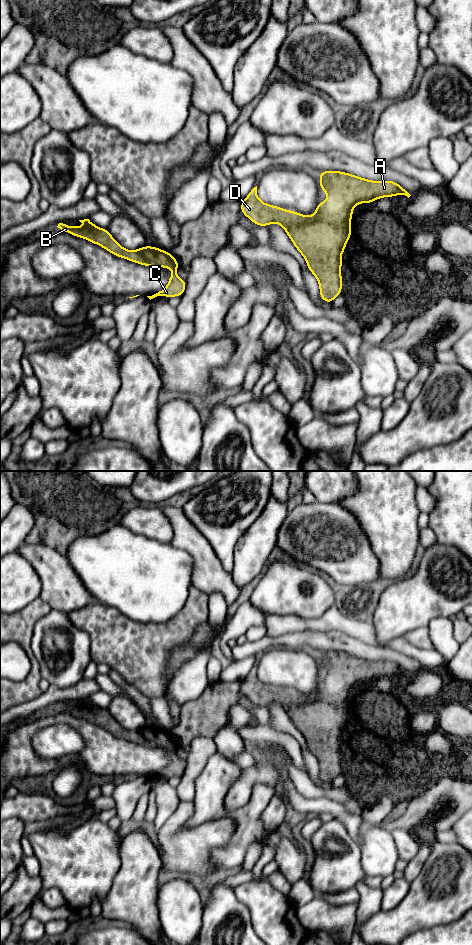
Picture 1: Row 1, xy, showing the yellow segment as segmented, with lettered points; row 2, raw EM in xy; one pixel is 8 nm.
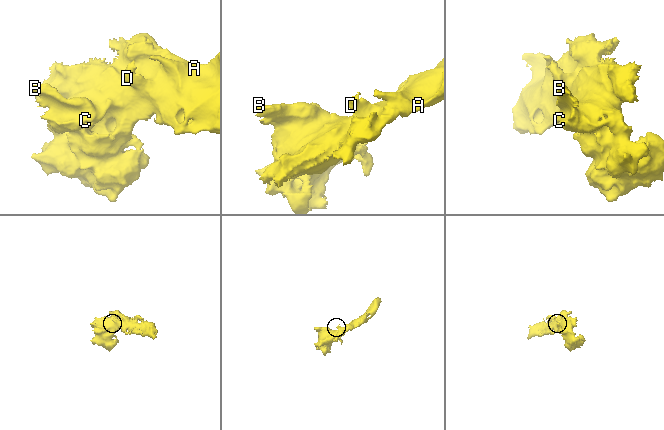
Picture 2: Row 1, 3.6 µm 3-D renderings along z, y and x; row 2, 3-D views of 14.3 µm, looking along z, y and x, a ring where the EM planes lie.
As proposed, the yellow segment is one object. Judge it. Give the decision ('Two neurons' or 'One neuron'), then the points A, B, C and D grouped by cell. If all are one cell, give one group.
One neuron. Groups: A B C D

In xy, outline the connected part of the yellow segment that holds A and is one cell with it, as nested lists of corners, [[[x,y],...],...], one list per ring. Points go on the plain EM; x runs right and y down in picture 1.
[[[340,651],[319,652],[319,667],[326,672],[328,679],[326,682],[317,683],[317,691],[312,696],[304,696],[263,683],[257,677],[257,666],[241,681],[241,692],[254,704],[266,707],[271,703],[277,703],[284,708],[294,726],[305,738],[309,751],[317,758],[321,779],[331,783],[342,773],[341,734],[345,731],[345,725],[352,714],[350,701],[354,687],[358,683],[370,684],[382,677],[405,675],[409,678],[411,675],[394,660],[371,661]]]

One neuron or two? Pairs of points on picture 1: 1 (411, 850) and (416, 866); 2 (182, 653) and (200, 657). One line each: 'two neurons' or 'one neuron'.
1: two neurons
2: two neurons

